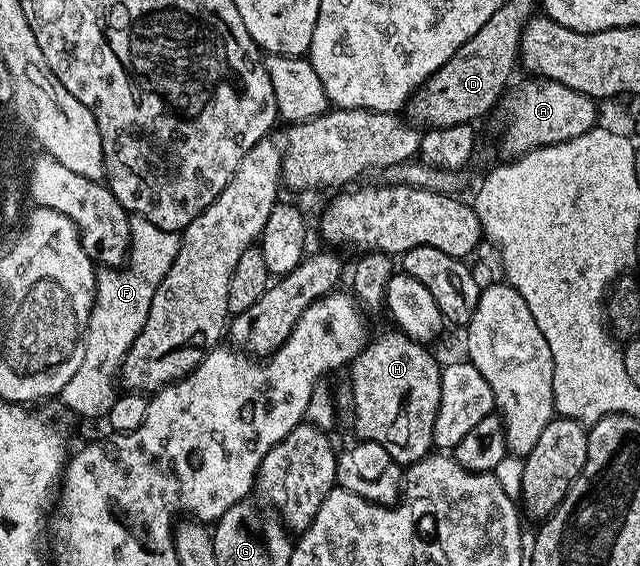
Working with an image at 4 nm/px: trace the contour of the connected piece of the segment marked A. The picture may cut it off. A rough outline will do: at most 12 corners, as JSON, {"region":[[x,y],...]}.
{"region":[[554,80],[504,97],[516,158],[598,127],[593,97]]}

